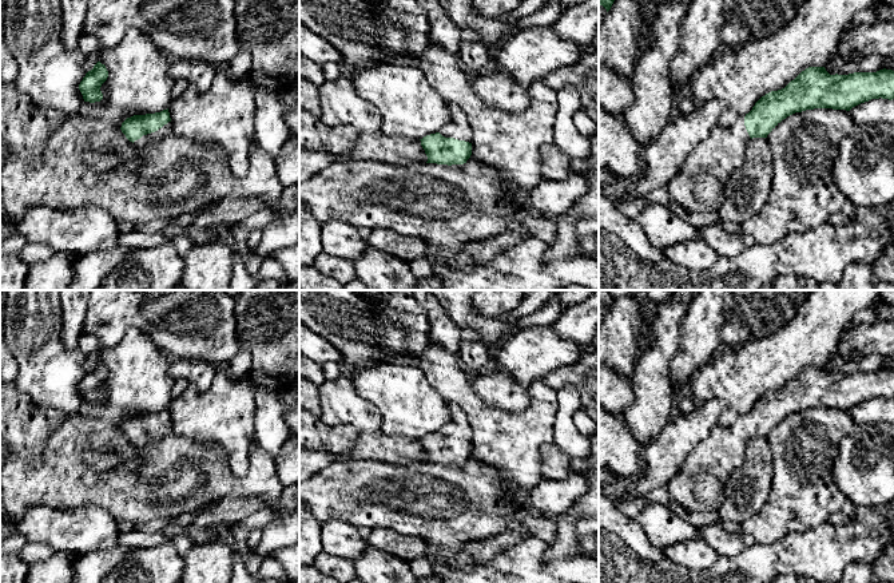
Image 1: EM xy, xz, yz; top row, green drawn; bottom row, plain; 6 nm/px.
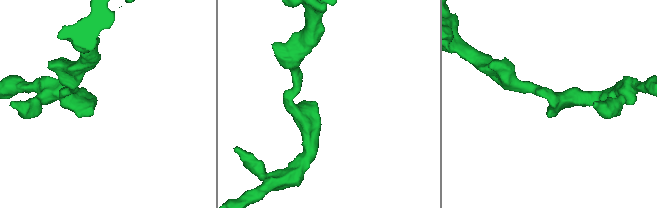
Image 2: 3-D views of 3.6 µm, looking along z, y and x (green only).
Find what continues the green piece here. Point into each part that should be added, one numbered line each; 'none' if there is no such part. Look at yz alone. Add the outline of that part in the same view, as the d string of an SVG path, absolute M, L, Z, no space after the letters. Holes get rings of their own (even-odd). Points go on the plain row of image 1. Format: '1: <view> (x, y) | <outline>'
1: yz (699, 487) | M746 413L740 415L731 427L716 425L687 457L682 469L668 481L669 499L679 503L688 512L719 511L724 499L724 484L740 468L746 459L746 444L750 435L744 425Z

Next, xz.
1: xz (459, 427) | M449 405L450 423L445 425L440 433L445 437L454 437L472 443L473 431L468 423L465 412L457 405Z

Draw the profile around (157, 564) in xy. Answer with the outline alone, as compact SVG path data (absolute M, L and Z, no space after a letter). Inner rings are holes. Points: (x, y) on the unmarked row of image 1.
M172 542L132 548L102 583L182 583L184 559Z

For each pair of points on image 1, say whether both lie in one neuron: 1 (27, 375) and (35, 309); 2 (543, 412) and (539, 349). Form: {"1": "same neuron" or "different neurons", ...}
{"1": "same neuron", "2": "different neurons"}

